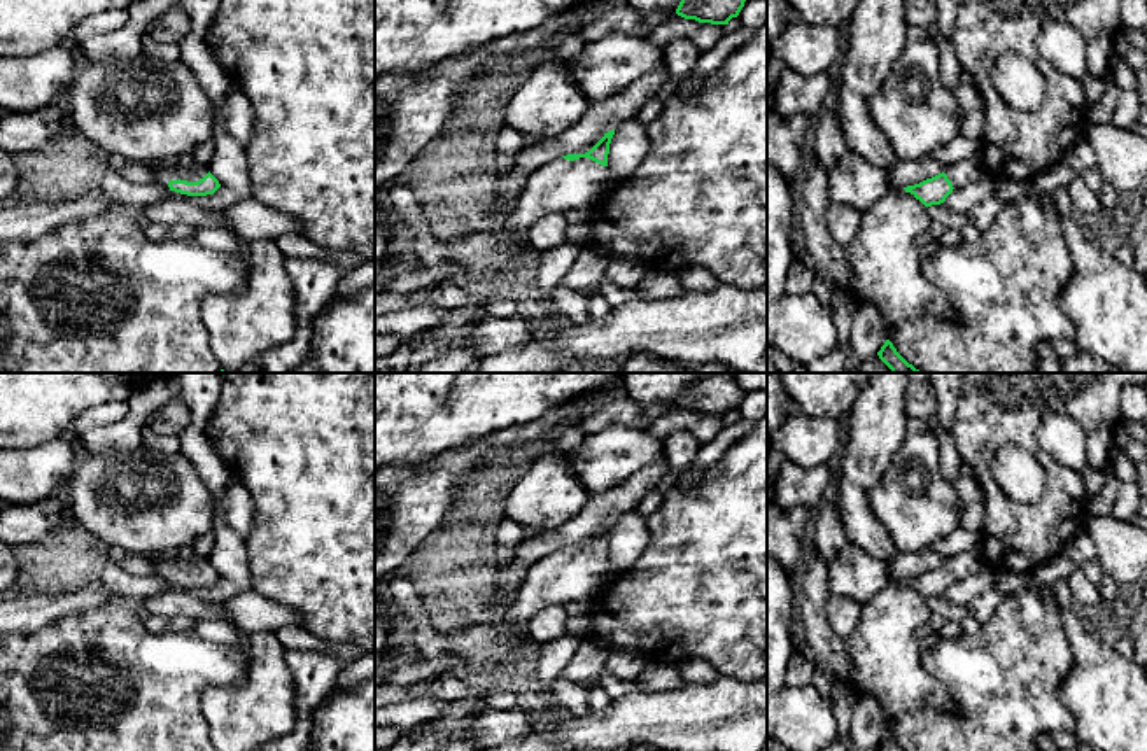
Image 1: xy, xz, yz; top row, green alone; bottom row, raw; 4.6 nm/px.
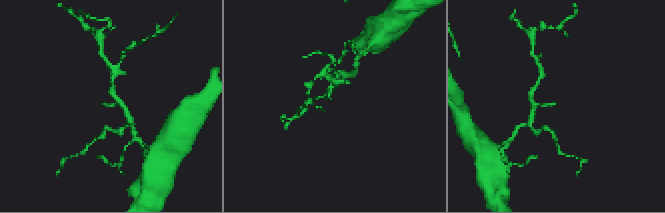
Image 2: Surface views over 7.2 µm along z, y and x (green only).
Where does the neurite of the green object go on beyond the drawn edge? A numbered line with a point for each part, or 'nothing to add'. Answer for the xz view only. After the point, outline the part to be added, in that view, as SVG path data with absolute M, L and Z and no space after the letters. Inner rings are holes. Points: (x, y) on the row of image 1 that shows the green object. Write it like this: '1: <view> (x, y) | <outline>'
1: xz (561, 184) | M559 158L536 168L525 180L525 189L515 208L490 231L527 236L536 219L550 212L592 207L609 177L608 166L588 158L574 161Z

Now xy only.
1: xy (167, 172) | M159 163L158 165L158 186L163 186L166 189L170 180L187 180L187 182L198 182L208 173L208 166L194 165L191 168L175 166L172 163Z

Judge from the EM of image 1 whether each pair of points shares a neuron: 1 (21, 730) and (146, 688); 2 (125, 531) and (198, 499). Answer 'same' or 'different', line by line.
1: same
2: same

